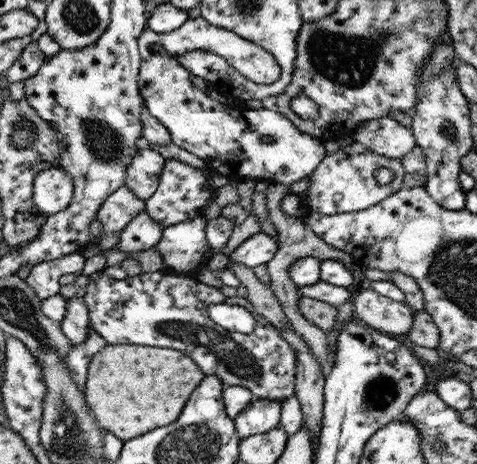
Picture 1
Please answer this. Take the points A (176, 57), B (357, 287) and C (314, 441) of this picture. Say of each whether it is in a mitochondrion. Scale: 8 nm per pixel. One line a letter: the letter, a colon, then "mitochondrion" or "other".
A: other
B: other
C: other

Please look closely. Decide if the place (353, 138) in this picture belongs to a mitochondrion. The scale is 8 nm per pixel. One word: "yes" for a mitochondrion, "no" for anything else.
no

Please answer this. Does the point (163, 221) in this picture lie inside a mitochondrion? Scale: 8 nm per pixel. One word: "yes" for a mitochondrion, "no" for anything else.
no

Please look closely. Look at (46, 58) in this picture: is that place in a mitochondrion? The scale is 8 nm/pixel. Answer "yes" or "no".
no

